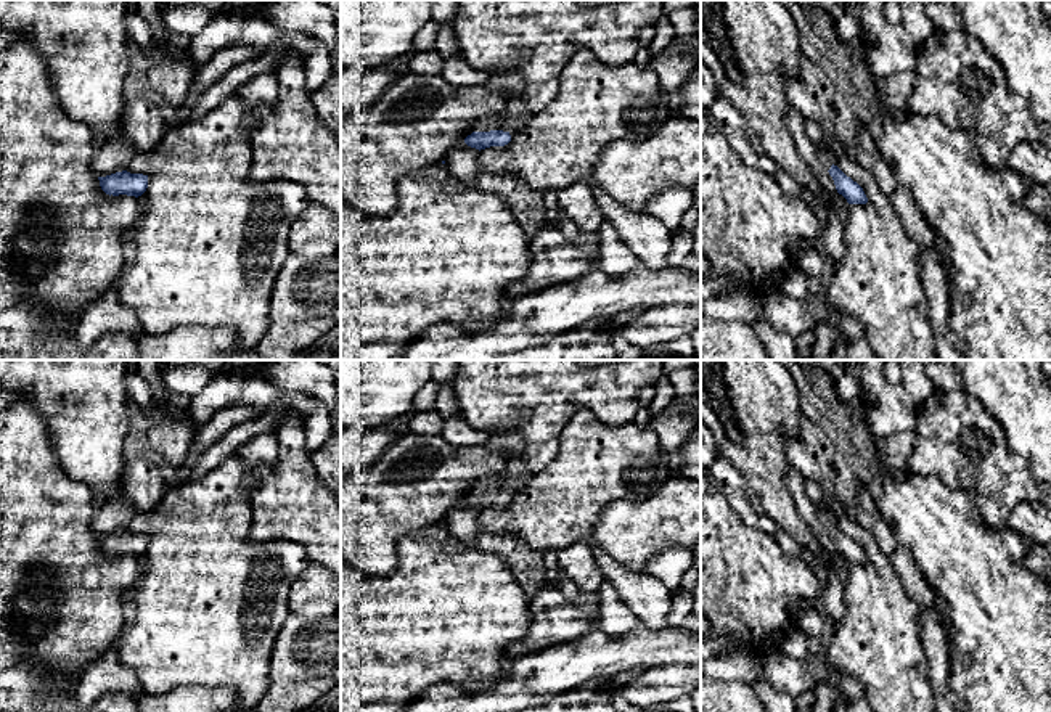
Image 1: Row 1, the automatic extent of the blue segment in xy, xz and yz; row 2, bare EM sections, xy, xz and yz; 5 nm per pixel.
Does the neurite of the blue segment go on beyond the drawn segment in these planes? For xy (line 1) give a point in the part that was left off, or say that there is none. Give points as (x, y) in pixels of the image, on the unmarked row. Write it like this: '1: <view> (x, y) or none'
1: none

